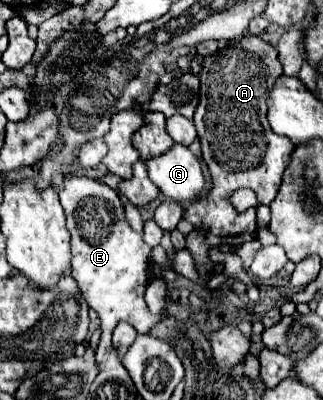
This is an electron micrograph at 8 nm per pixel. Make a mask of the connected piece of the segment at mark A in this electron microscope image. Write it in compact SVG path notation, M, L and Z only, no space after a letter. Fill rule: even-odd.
M243 36L243 40L239 42L237 48L225 48L219 50L211 56L207 56L203 60L203 68L201 68L201 92L199 92L199 106L195 110L193 122L197 128L197 136L201 140L201 150L203 150L203 160L209 166L211 178L213 178L213 188L207 194L207 198L201 198L197 202L193 202L187 210L185 210L185 220L189 220L191 224L197 224L195 232L187 234L187 248L193 252L197 270L203 278L209 276L213 262L209 260L207 252L209 246L241 246L245 242L255 240L255 232L257 232L257 224L255 224L255 214L257 208L249 208L245 212L237 212L235 206L231 204L231 196L235 190L239 188L251 188L257 194L257 202L259 204L271 204L273 198L279 192L281 186L281 176L283 170L289 166L291 160L291 152L293 152L293 142L285 136L273 134L269 122L267 122L267 100L271 96L271 90L275 86L275 80L283 74L277 50L261 40L259 36ZM207 226L209 230L203 232L201 228Z

